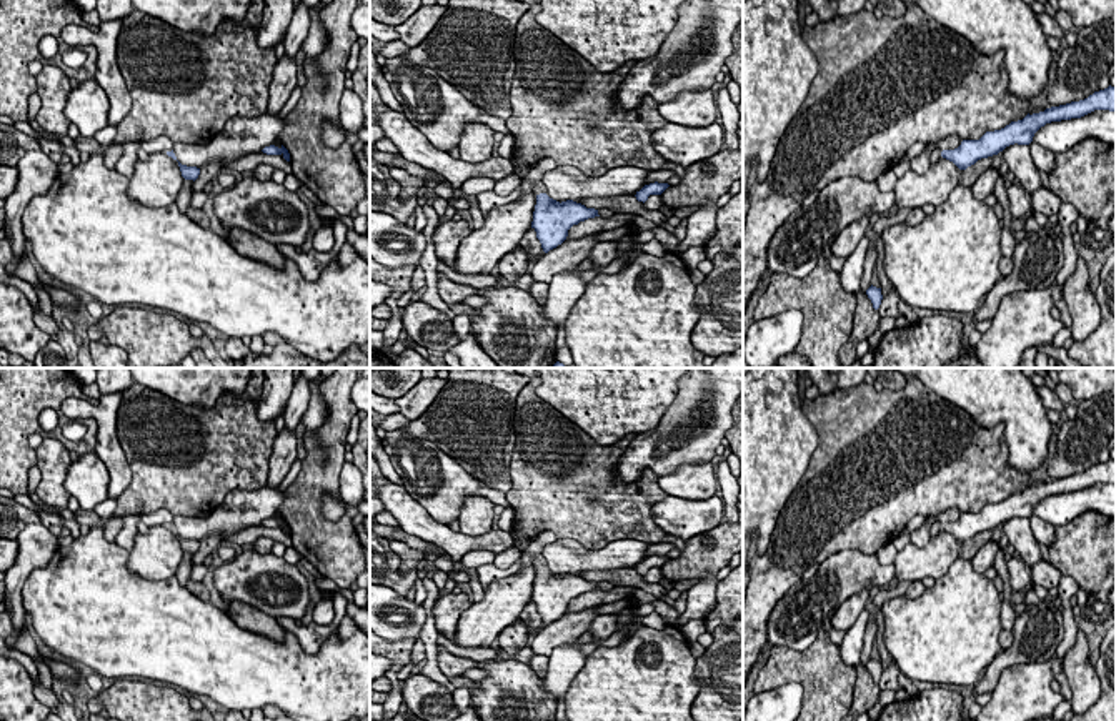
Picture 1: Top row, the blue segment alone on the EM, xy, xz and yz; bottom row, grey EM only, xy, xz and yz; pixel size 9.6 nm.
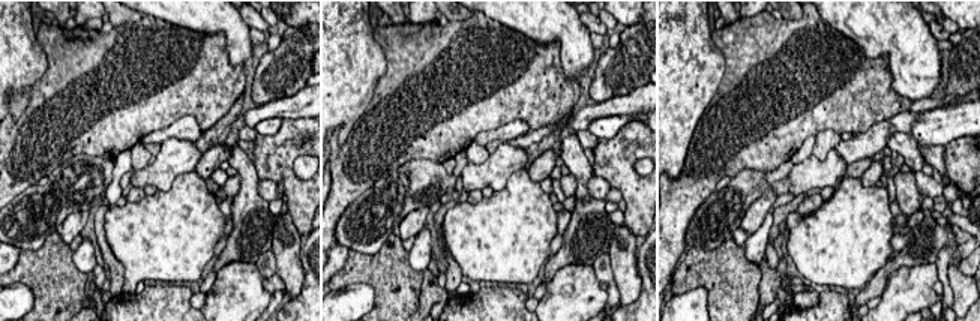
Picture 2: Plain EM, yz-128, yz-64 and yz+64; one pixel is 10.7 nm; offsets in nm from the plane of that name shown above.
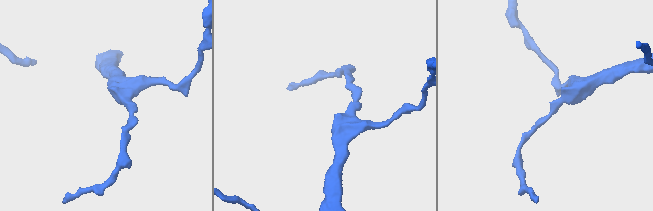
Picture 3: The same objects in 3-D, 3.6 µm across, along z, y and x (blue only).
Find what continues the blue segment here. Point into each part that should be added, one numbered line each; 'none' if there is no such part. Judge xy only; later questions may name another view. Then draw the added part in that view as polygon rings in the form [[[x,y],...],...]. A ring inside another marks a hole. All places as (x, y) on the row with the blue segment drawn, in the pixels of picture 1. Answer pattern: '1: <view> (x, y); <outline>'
none

